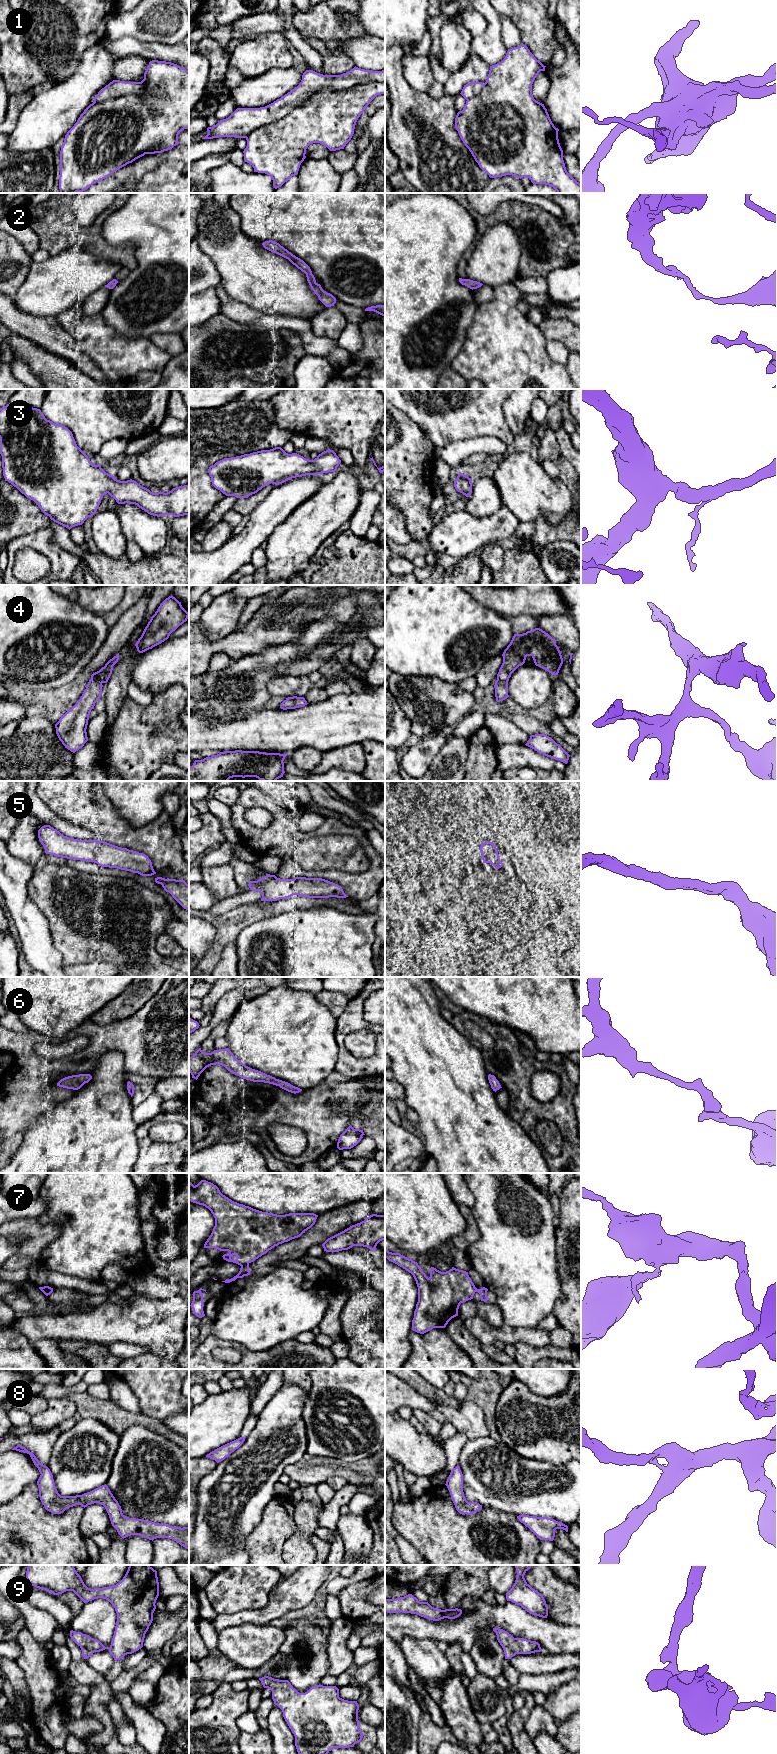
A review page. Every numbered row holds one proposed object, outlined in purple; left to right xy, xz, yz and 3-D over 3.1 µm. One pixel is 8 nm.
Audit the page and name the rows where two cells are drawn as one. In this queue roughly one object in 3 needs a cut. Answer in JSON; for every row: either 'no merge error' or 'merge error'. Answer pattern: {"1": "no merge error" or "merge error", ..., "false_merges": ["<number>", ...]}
{"1": "merge error", "2": "no merge error", "3": "no merge error", "4": "no merge error", "5": "no merge error", "6": "no merge error", "7": "merge error", "8": "no merge error", "9": "no merge error", "false_merges": ["1", "7"]}

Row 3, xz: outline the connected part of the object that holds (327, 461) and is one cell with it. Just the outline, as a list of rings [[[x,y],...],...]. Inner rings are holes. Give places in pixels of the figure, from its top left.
[[[275,447],[224,458],[210,466],[208,473],[212,485],[226,496],[248,498],[271,483],[279,485],[296,477],[335,472],[340,463],[330,449],[309,460]]]

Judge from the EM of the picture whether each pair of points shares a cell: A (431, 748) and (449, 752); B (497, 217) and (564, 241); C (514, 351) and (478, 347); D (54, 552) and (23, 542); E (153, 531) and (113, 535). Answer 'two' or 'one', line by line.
A: two
B: one
C: one
D: one
E: two

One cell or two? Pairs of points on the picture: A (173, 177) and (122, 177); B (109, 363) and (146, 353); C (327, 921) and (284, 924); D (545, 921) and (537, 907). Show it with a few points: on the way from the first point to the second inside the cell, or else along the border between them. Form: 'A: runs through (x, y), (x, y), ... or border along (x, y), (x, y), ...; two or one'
A: border along (161, 162), (148, 171), (139, 182); two
B: runs through (118, 357), (137, 355); one
C: runs through (316, 924), (295, 924); one
D: runs through (542, 918), (538, 910); one

